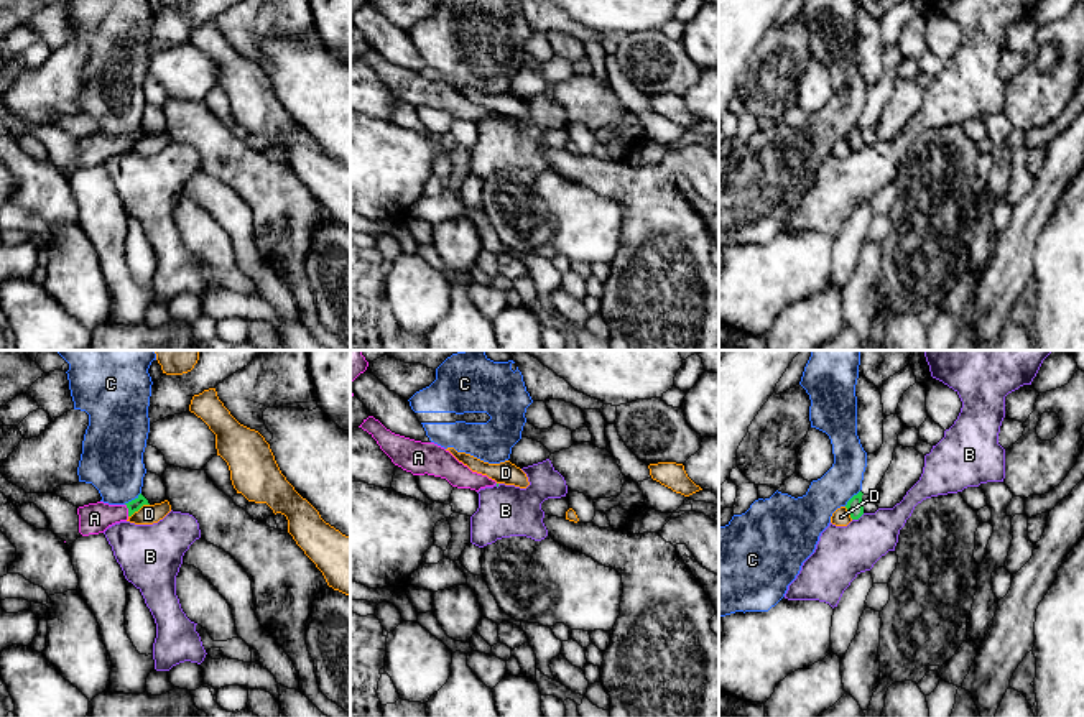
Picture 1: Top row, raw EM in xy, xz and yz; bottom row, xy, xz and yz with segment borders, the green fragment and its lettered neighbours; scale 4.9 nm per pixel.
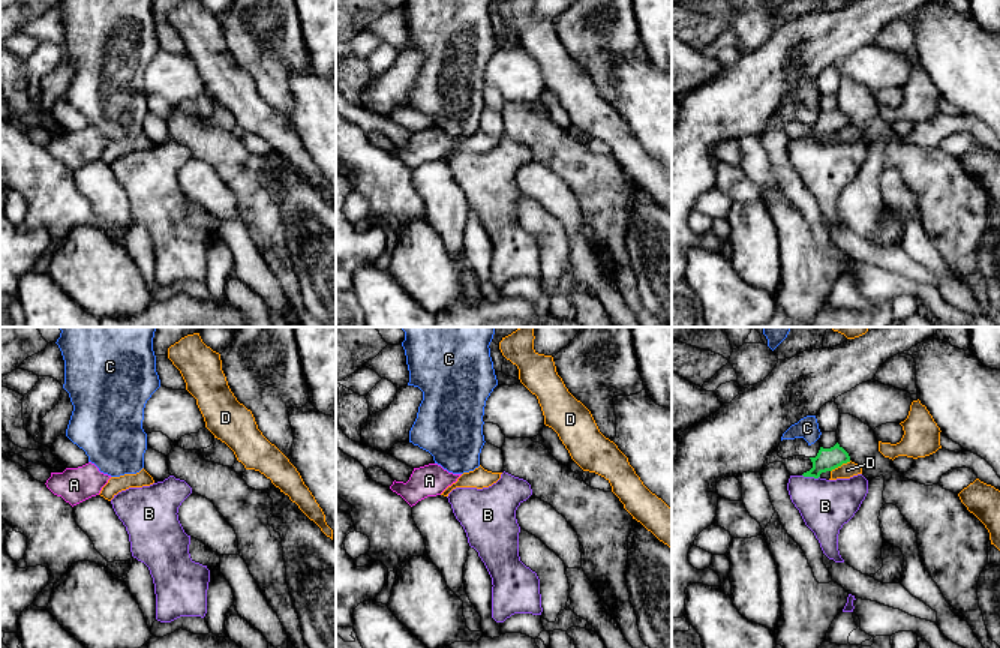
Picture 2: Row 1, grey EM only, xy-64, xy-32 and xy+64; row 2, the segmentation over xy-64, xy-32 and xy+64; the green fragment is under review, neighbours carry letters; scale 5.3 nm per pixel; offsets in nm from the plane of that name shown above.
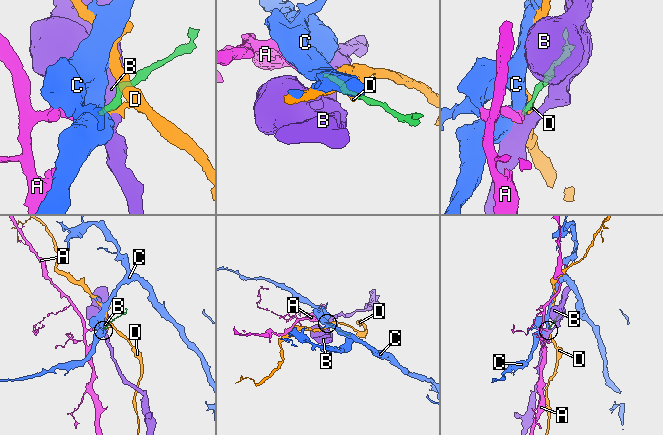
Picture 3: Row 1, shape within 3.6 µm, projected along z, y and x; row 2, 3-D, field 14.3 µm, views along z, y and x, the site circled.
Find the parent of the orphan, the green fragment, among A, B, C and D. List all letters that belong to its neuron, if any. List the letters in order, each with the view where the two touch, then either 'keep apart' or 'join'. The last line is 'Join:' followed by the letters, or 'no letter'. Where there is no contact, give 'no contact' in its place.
A: xy | join
B: yz | keep apart
C: xy | keep apart
D: xy | keep apart
Join: A

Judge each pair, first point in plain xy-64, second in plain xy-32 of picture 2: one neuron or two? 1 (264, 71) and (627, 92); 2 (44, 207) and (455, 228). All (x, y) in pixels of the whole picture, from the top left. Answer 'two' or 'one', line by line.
1: two
2: two

